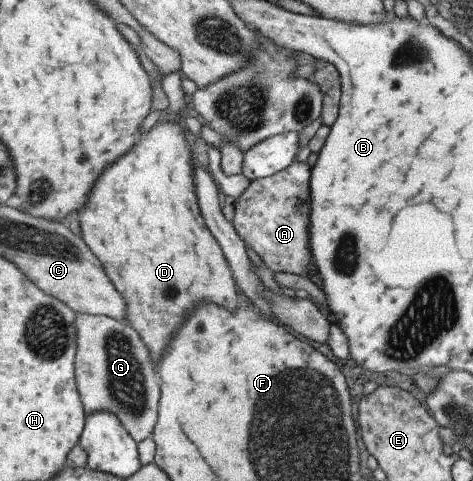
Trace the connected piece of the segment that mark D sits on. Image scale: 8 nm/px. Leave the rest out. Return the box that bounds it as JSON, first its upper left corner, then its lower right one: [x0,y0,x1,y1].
[75,121,239,364]

